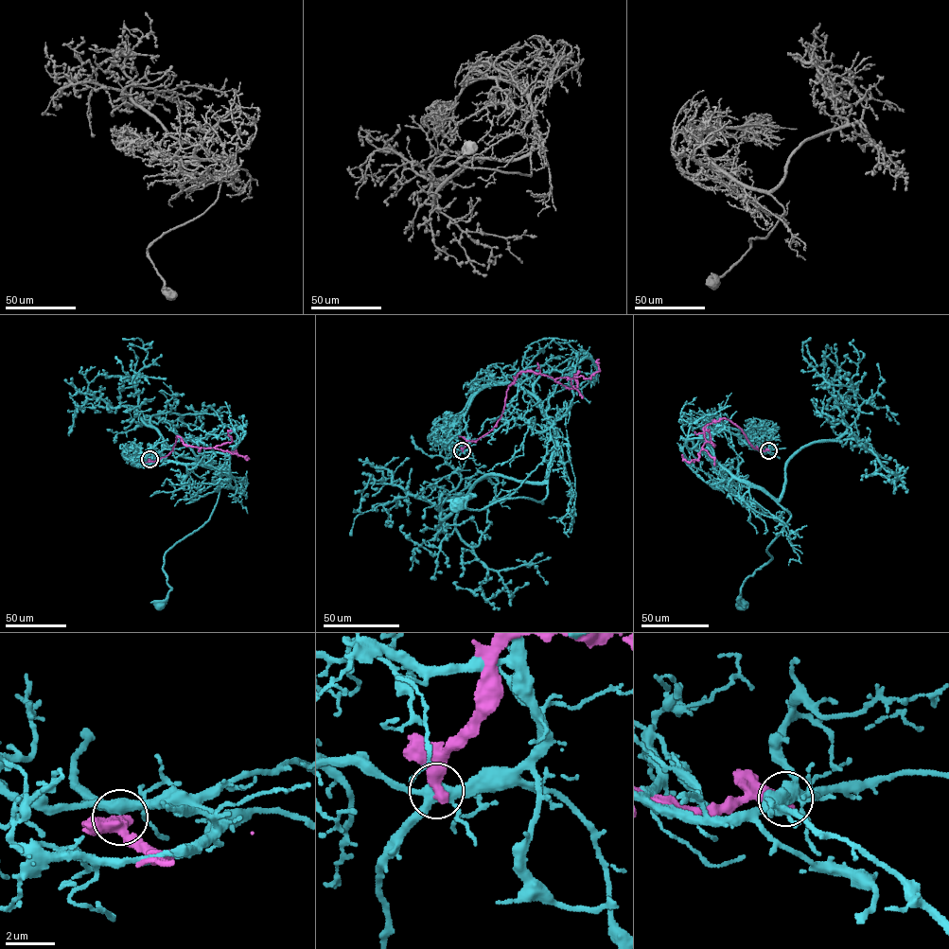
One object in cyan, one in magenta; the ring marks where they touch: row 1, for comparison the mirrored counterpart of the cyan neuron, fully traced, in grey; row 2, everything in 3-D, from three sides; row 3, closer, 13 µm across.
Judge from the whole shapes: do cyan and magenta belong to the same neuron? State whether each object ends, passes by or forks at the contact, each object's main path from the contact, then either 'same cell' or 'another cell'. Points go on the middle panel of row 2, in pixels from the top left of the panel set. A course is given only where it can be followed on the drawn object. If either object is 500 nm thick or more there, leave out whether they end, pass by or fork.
course cyan (462, 450), (465, 413), (487, 386), (529, 391), (554, 432), (542, 503), (459, 501); course magenta (462, 451), (466, 441), (494, 426), (517, 375), (528, 372), (553, 378), (589, 378), (600, 370), (599, 359); another cell

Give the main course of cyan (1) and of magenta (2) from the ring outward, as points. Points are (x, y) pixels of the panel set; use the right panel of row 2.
1: (769, 449), (726, 430), (708, 446), (790, 514), (739, 604)
2: (769, 450), (755, 448), (742, 430), (723, 418), (705, 426), (707, 441), (698, 460), (686, 462), (682, 455)

